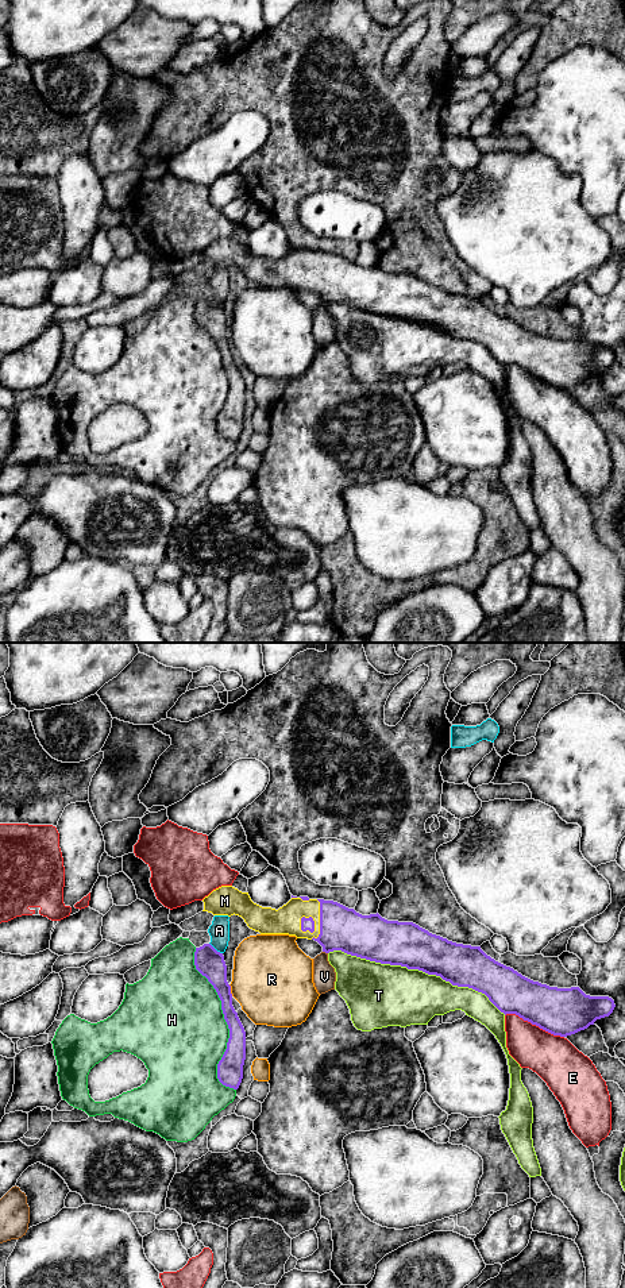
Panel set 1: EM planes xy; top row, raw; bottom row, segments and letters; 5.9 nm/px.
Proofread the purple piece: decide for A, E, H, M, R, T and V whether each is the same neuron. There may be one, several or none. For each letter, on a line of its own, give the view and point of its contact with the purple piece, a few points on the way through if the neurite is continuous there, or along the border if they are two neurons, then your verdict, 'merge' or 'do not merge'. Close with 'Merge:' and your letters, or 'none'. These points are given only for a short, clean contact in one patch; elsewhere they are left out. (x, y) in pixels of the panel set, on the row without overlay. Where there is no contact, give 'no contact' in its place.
A: xy (215, 301) | do not merge
E: xy (535, 376) | do not merge
H: xy (226, 373) | do not merge
M: xy (313, 273) | merge
R: xy (230, 342) | do not merge
T: xy (417, 320) | do not merge
V: xy (325, 304) | along xy (323, 303), (327, 305) | do not merge
Merge: M

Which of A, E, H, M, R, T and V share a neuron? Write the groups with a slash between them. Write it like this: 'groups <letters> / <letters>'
groups A / E / H / M / R / T / V

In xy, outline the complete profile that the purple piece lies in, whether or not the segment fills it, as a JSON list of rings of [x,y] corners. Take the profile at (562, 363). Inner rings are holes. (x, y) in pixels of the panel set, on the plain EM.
[[[221,238],[202,251],[204,262],[213,267],[239,267],[247,278],[261,286],[289,286],[315,292],[323,304],[342,302],[370,313],[401,317],[440,328],[452,338],[468,339],[485,346],[505,367],[516,366],[524,373],[560,389],[575,386],[609,369],[616,356],[609,348],[590,348],[579,339],[558,340],[533,333],[490,308],[481,298],[456,296],[432,286],[413,274],[387,273],[378,265],[362,267],[333,252],[293,248],[278,262],[254,255],[248,244],[232,238]]]

